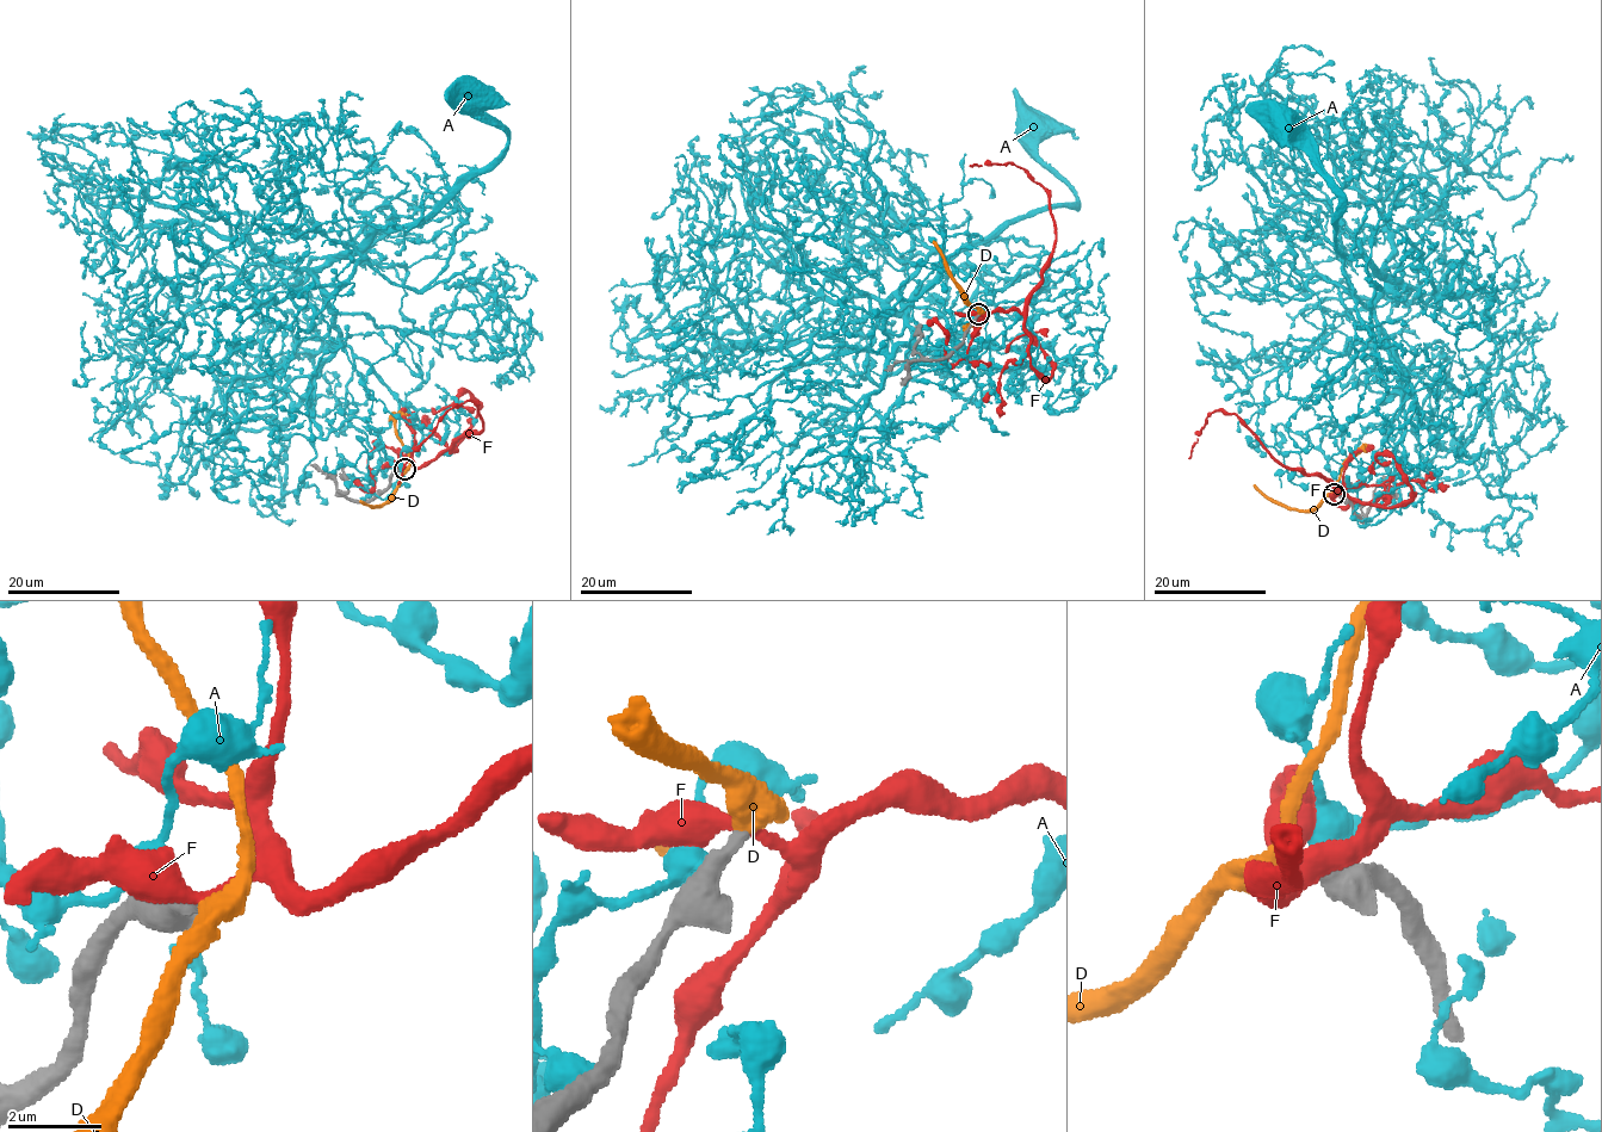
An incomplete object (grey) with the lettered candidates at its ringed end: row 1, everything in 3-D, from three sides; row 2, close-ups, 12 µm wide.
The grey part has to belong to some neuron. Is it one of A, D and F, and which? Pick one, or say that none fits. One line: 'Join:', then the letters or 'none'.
Join: D

